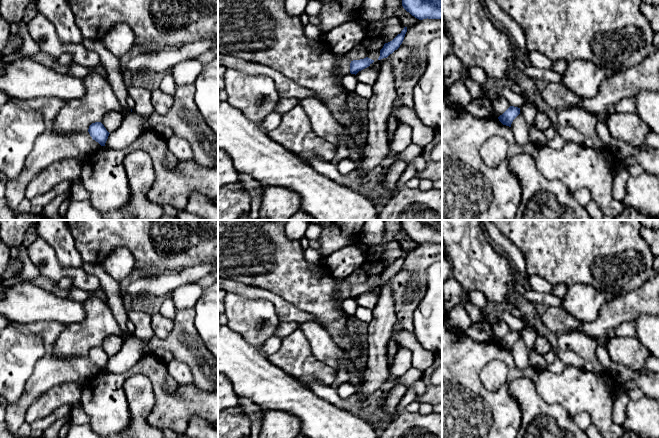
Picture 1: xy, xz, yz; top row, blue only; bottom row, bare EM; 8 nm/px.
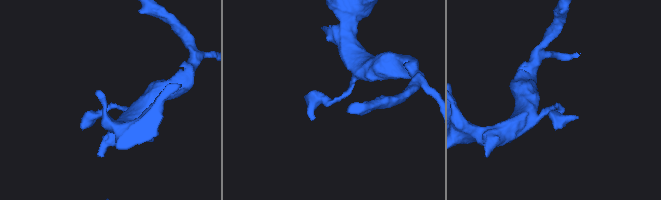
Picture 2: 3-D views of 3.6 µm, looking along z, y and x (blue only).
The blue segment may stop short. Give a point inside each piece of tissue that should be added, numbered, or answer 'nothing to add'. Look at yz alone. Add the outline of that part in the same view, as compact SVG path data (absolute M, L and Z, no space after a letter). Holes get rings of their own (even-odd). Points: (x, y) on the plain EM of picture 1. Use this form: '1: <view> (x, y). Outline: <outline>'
nothing to add

